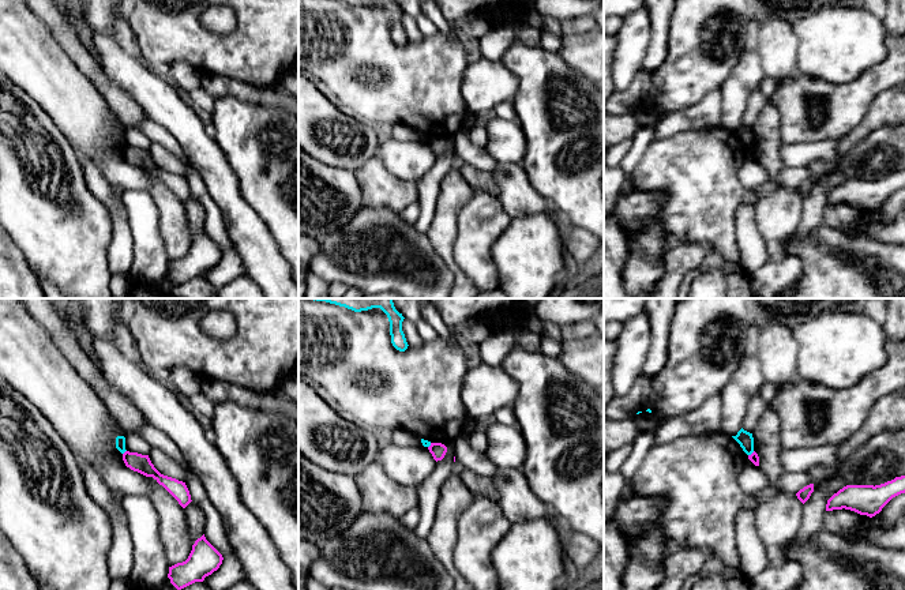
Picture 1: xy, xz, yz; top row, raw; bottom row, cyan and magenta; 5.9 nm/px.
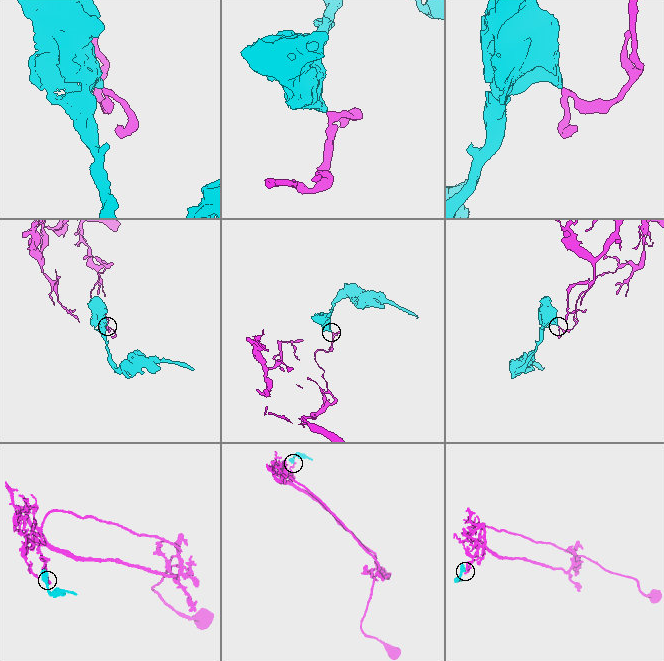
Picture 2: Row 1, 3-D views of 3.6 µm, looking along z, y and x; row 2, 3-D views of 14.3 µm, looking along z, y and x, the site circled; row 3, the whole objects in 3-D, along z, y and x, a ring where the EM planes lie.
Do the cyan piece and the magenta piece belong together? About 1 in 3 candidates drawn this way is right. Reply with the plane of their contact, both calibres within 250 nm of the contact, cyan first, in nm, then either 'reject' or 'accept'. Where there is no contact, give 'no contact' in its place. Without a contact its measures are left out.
xy | 60/110 nm | reject

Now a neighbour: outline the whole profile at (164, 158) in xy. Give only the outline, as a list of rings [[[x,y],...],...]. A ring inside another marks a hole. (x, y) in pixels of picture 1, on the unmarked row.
[[[153,143],[149,149],[149,153],[161,169],[176,173],[183,177],[188,174],[189,166],[159,143]]]

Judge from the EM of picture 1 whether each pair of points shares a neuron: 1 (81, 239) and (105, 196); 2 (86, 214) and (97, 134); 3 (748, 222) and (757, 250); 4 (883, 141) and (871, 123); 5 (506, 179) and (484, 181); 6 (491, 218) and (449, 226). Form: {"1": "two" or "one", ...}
{"1": "two", "2": "two", "3": "one", "4": "two", "5": "two", "6": "two"}

